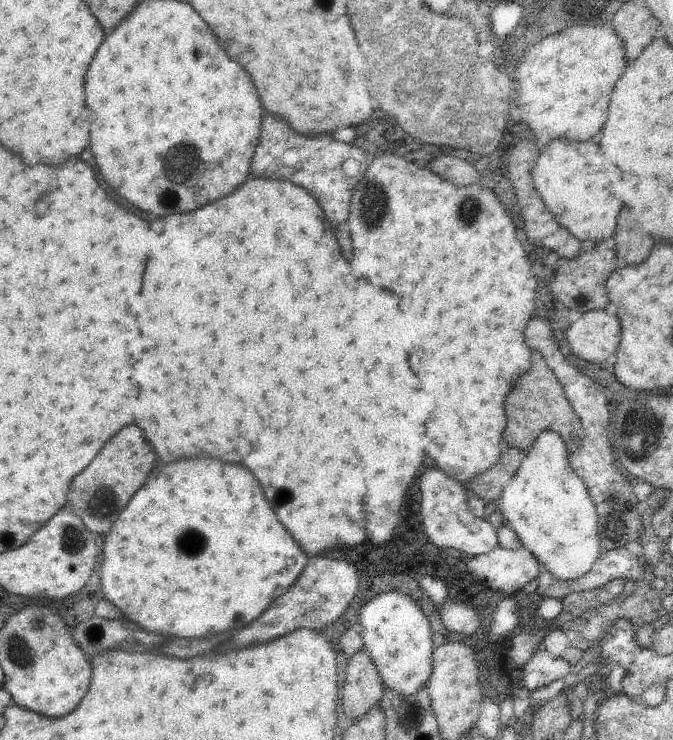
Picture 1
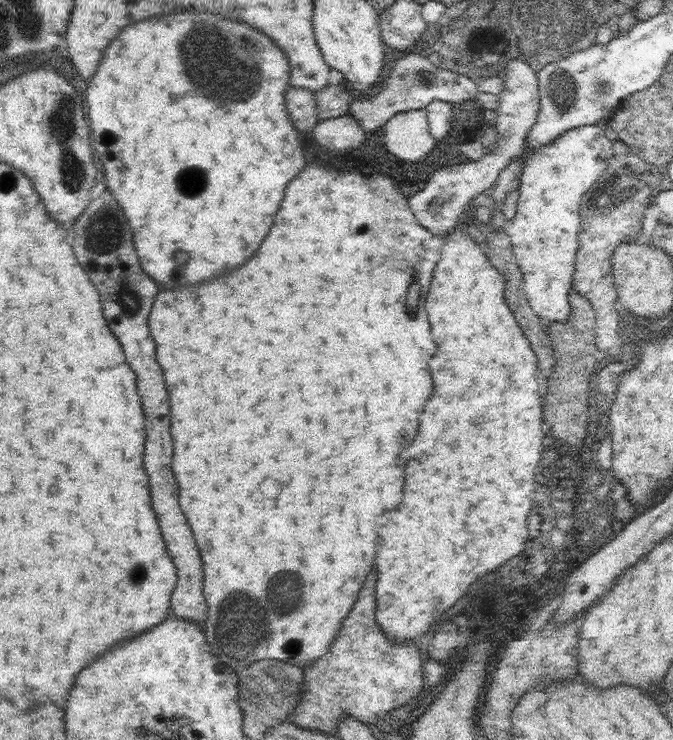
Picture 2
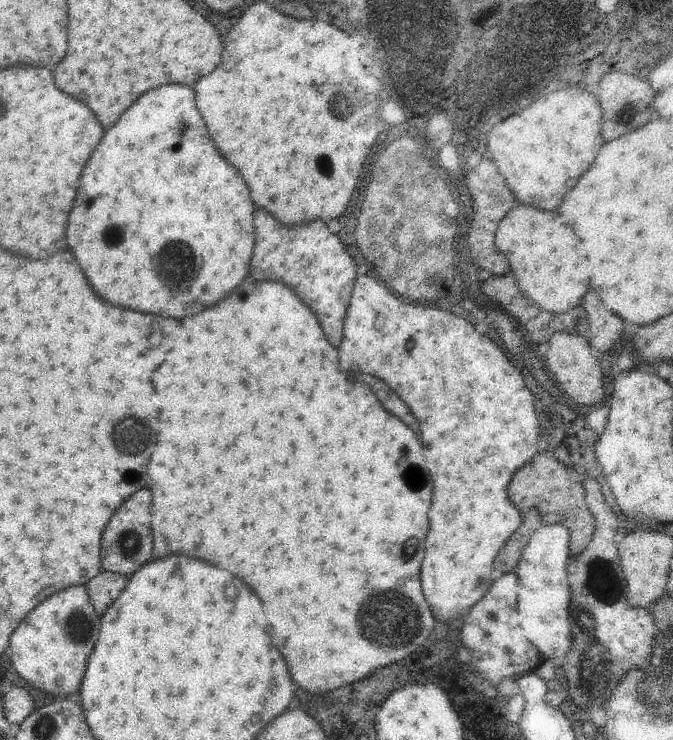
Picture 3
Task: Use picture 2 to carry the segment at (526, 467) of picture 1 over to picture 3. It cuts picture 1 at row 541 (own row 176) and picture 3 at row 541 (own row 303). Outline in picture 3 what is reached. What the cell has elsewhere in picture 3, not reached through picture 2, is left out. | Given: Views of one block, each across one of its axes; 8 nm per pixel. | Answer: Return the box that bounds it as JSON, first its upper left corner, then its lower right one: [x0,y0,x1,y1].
[509,524,574,662]

